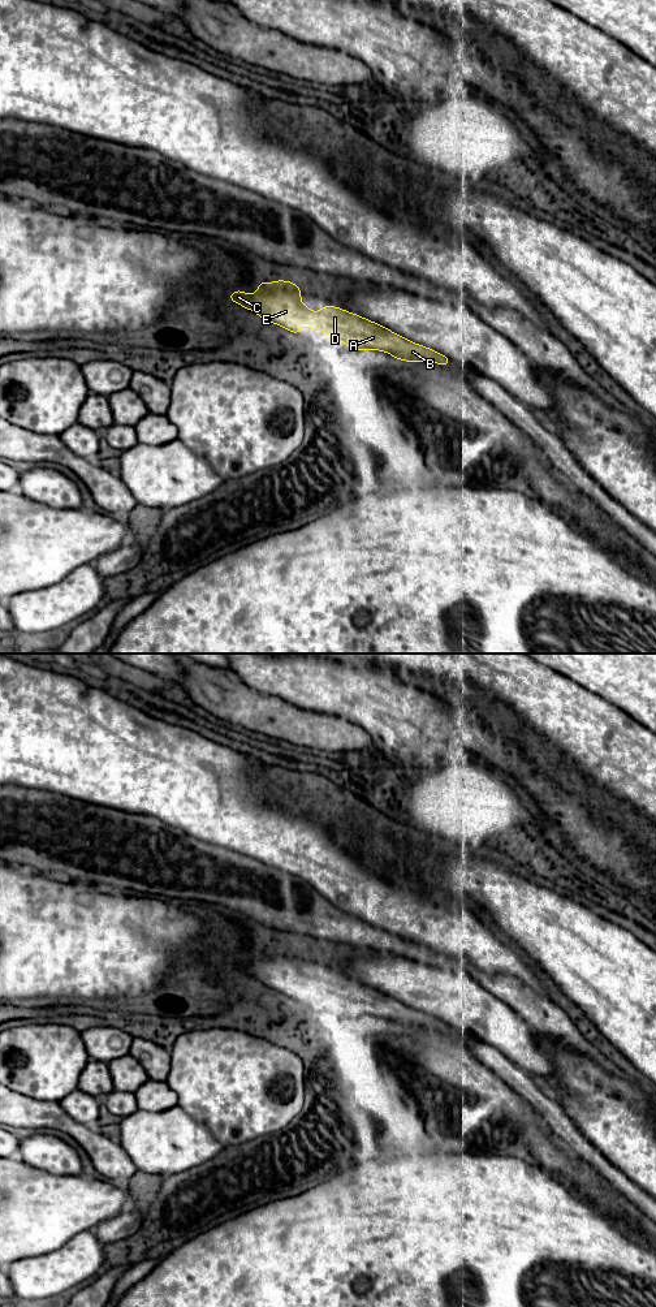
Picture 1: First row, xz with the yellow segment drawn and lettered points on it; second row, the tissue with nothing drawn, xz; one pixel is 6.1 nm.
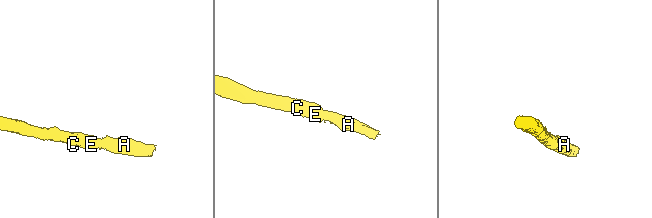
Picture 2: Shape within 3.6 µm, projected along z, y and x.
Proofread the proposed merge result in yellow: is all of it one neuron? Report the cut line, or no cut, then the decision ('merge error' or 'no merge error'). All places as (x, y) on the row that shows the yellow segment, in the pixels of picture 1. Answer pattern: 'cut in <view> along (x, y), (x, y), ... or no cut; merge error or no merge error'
no cut; no merge error

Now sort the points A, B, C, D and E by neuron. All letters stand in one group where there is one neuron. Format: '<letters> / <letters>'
A B C D E

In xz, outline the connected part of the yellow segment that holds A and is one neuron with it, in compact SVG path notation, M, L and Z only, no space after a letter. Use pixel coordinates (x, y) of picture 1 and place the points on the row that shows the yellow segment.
M292 281L258 282L258 290L254 294L249 296L243 290L236 290L228 299L295 335L301 333L303 325L312 331L320 329L332 340L344 341L353 351L380 350L406 362L444 366L452 363L448 357L337 306L325 305L320 311L312 312L301 302L301 286Z

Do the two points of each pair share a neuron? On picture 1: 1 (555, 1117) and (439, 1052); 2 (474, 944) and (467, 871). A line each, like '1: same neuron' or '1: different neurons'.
1: different neurons
2: different neurons

